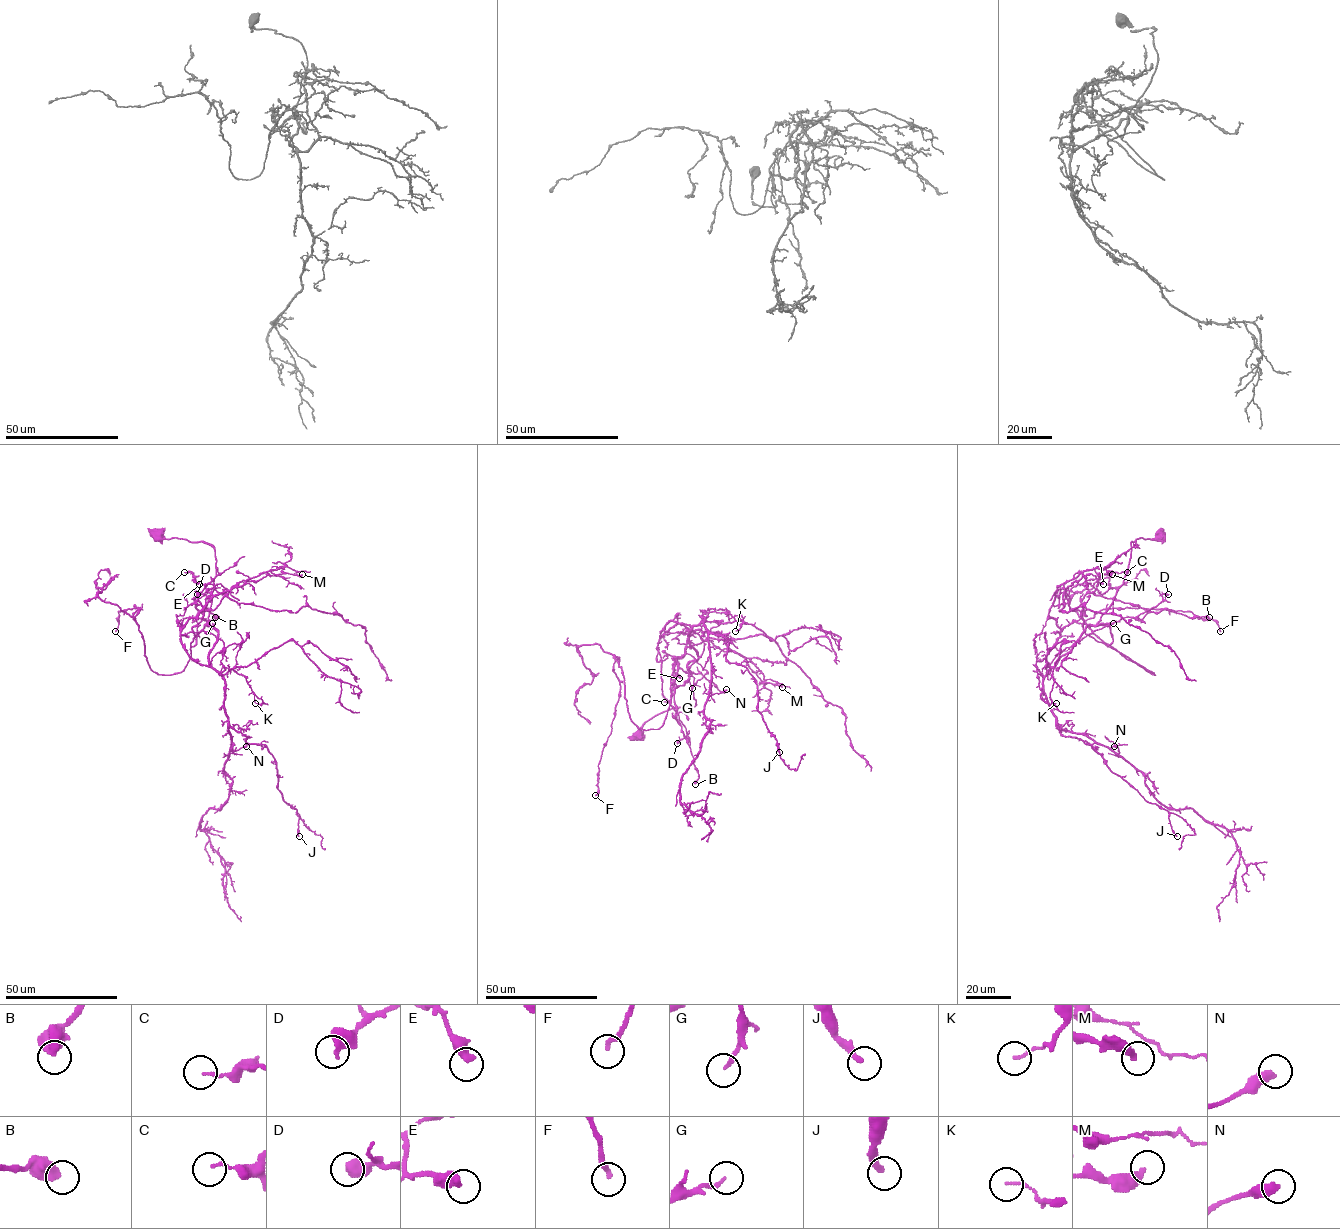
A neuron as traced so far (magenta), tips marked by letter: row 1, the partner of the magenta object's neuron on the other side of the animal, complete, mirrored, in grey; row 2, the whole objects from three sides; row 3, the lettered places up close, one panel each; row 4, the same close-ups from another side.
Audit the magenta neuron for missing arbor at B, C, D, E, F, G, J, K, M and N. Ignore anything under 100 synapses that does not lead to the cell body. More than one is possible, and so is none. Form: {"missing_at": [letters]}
{"missing_at": []}

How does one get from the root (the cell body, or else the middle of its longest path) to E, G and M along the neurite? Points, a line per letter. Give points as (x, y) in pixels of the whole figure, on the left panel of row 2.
E: (158, 537), (214, 549), (211, 667), (194, 661), (180, 636), (212, 596), (199, 584)
G: (158, 537), (214, 549), (207, 625), (217, 640), (210, 667), (224, 646), (208, 631), (212, 623)
M: (158, 537), (208, 543), (214, 549), (209, 623), (191, 646), (192, 627), (234, 585), (268, 574), (302, 574)

